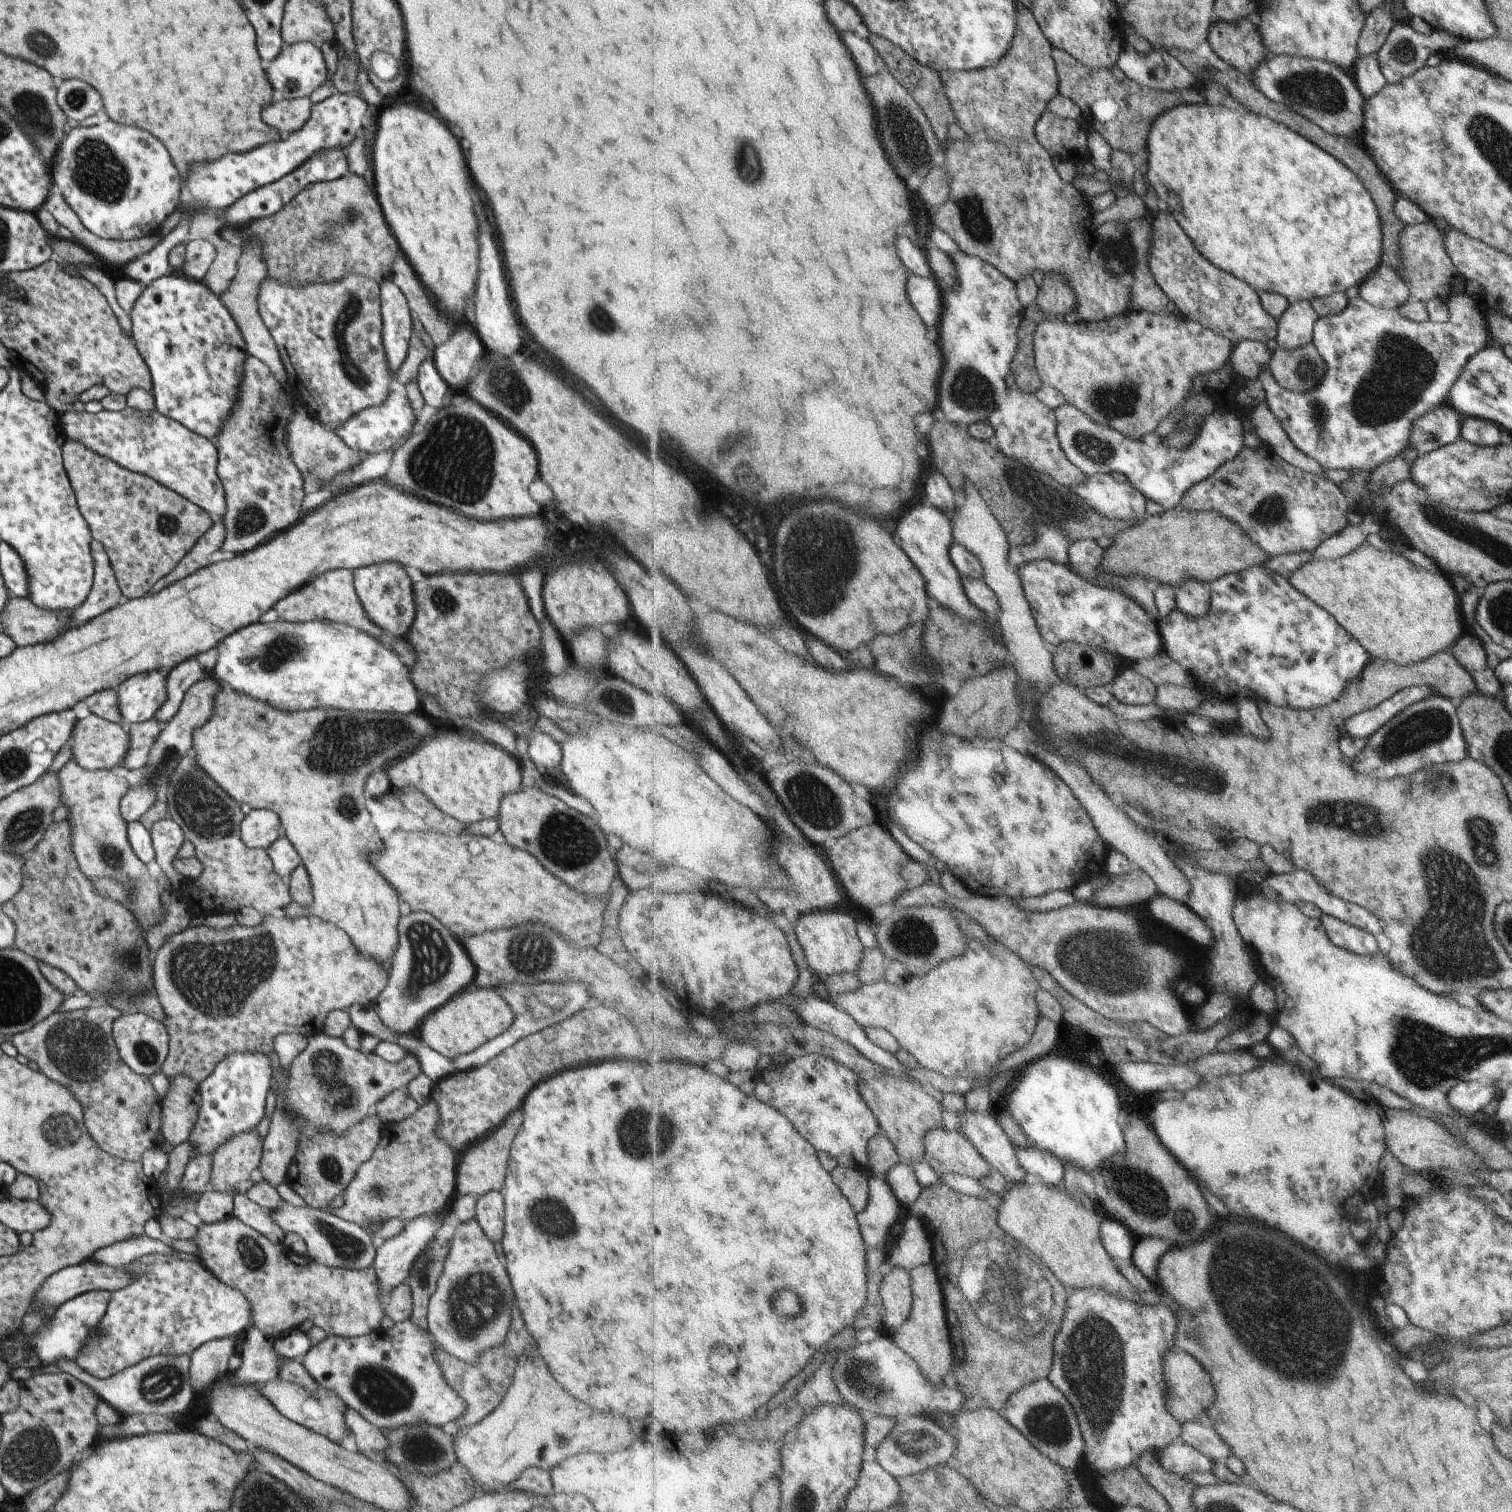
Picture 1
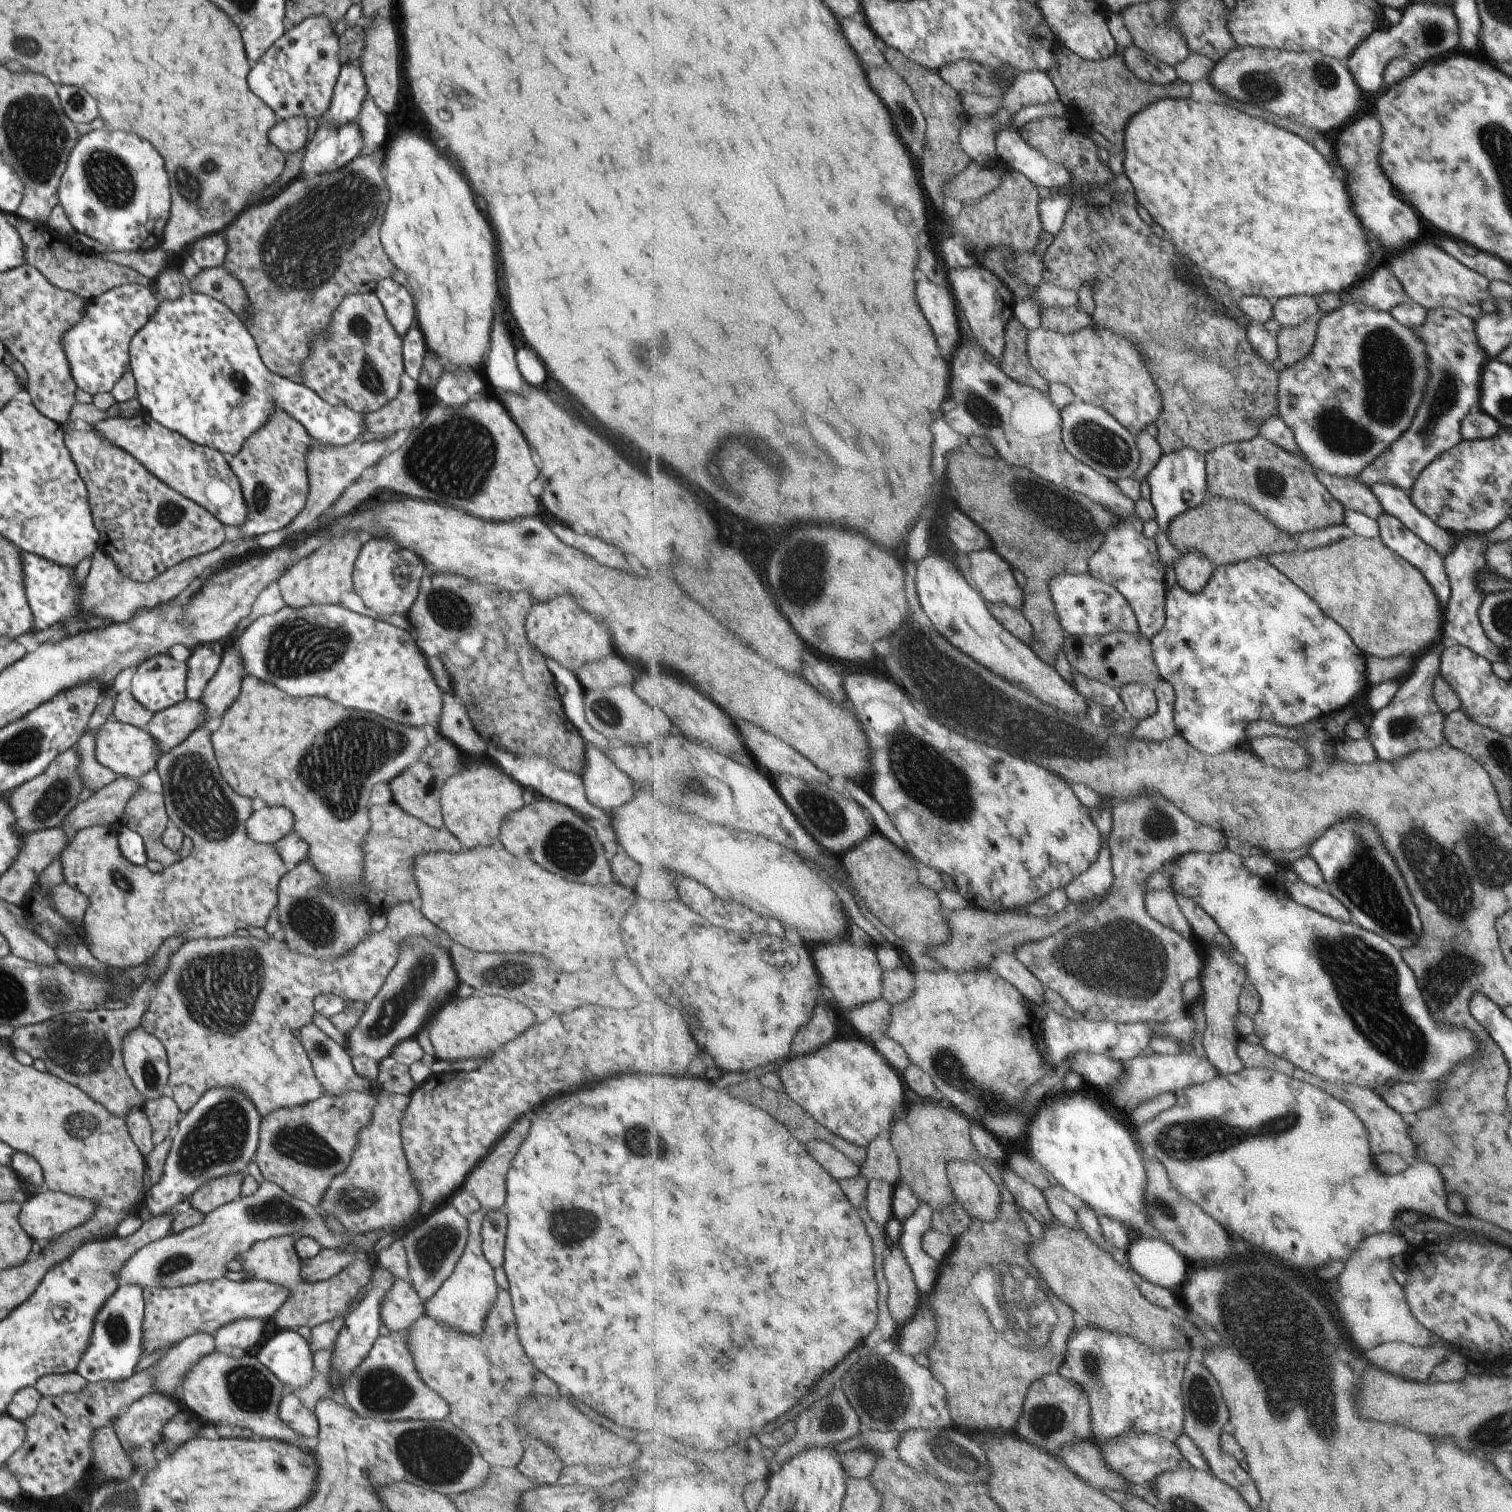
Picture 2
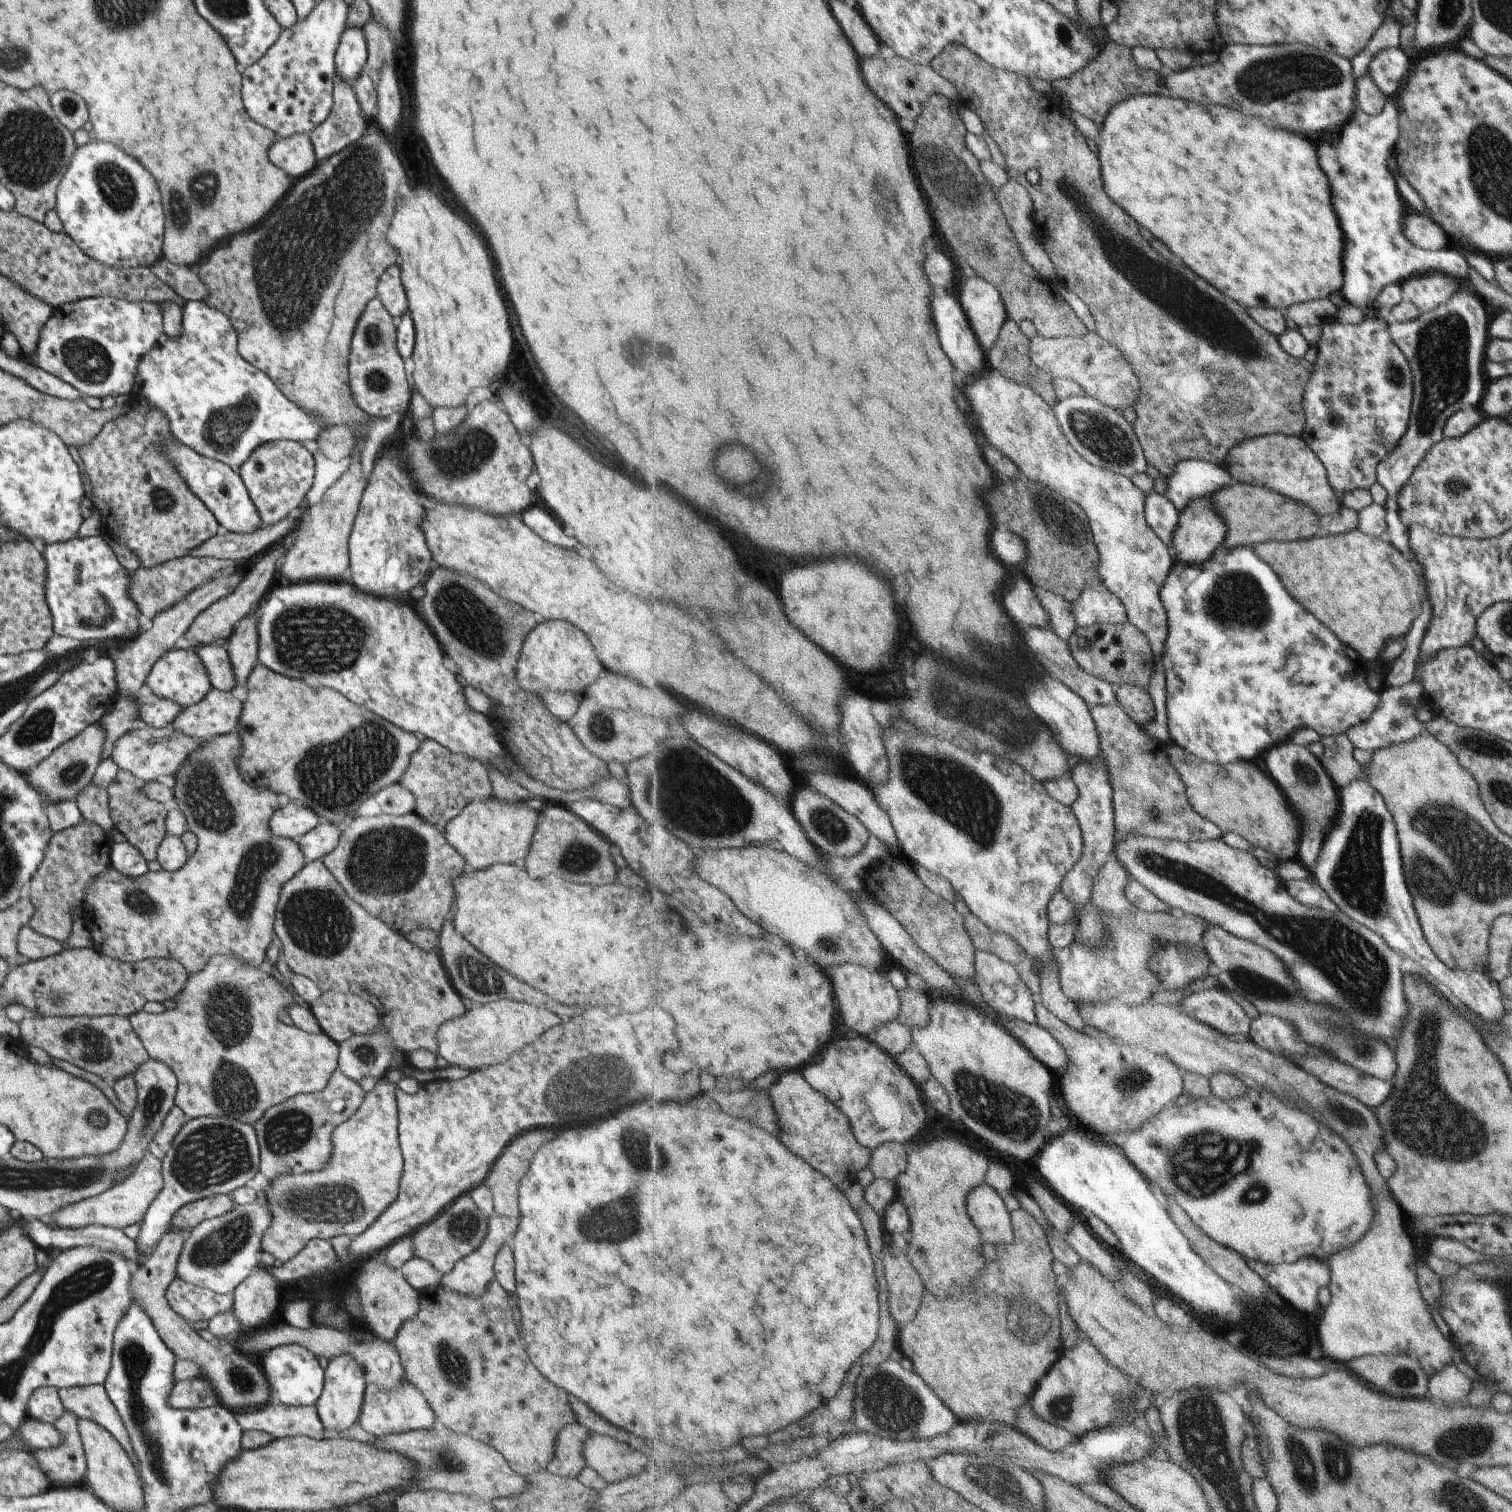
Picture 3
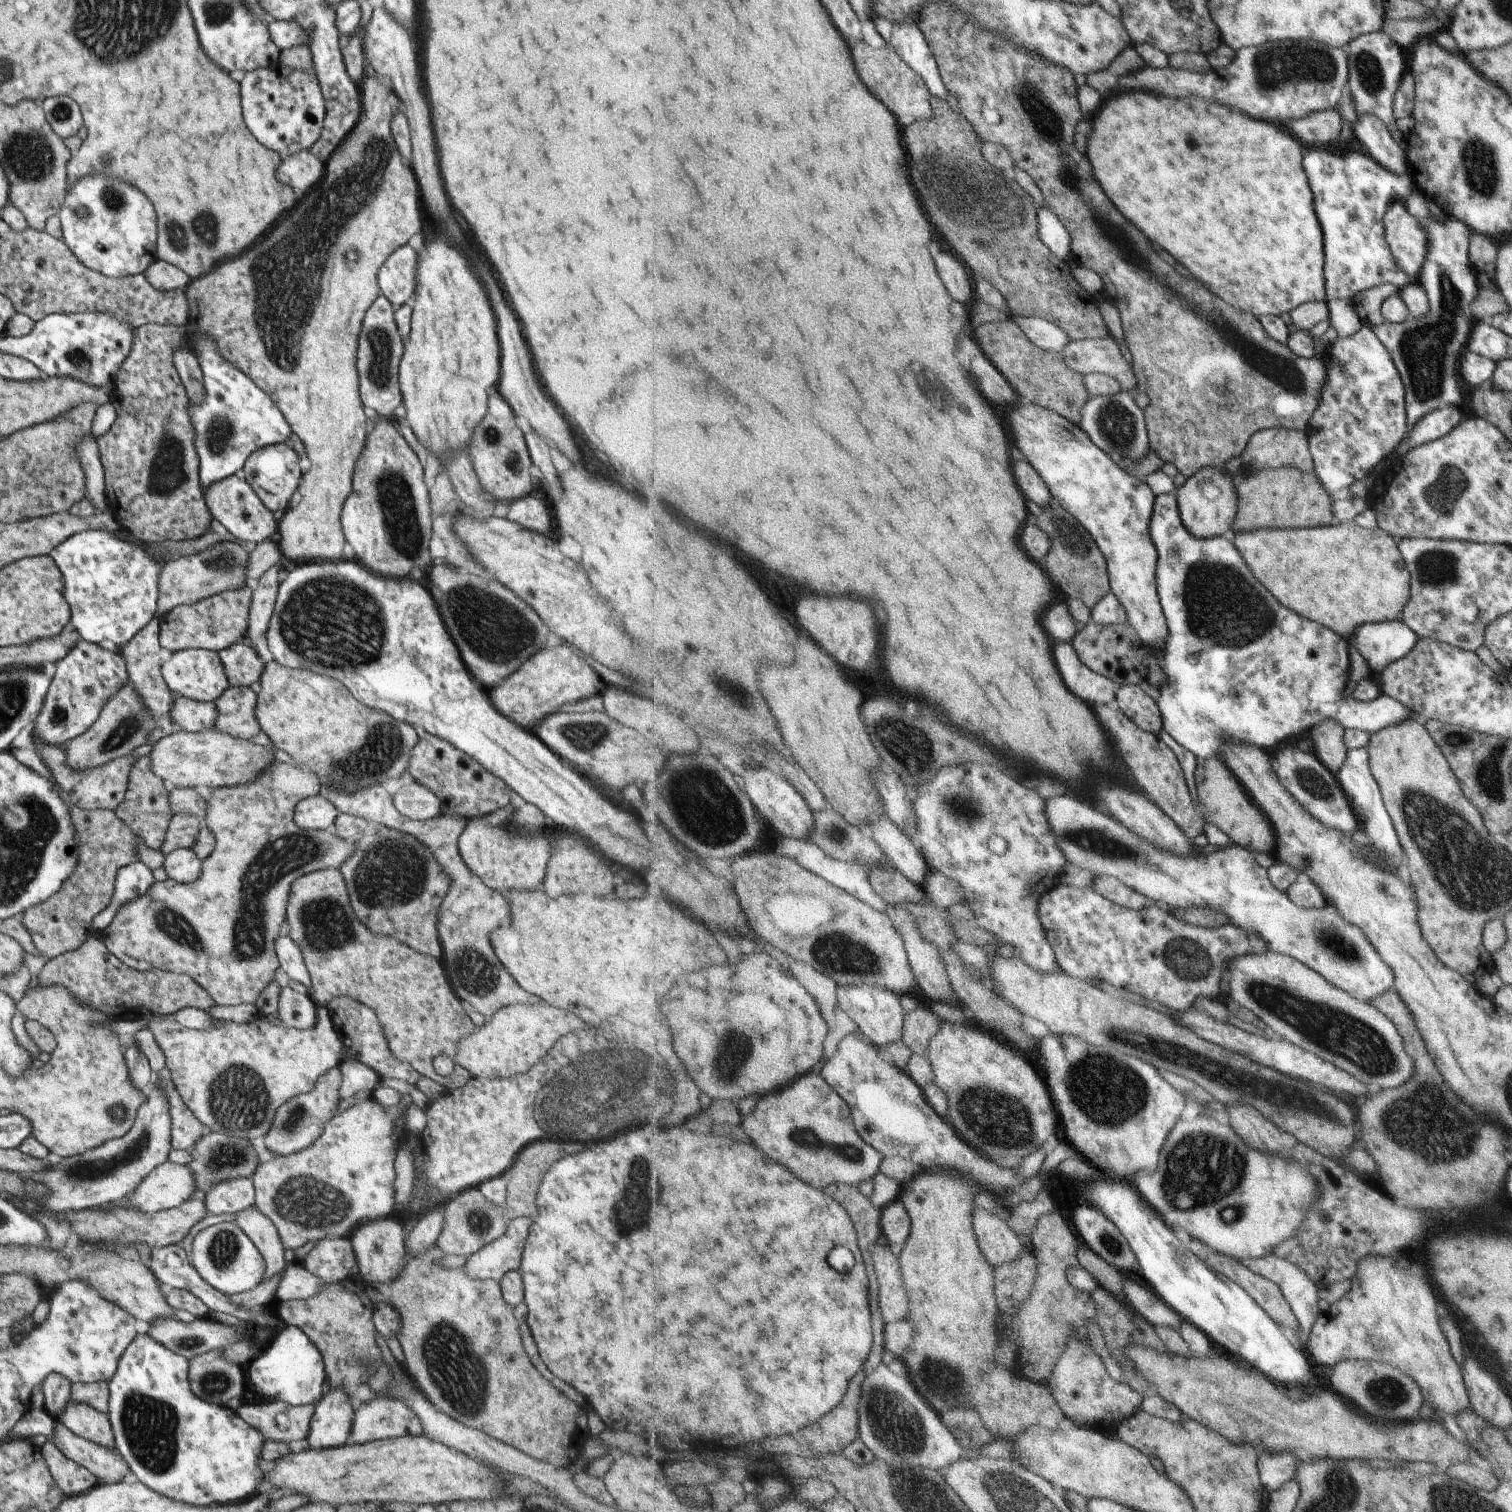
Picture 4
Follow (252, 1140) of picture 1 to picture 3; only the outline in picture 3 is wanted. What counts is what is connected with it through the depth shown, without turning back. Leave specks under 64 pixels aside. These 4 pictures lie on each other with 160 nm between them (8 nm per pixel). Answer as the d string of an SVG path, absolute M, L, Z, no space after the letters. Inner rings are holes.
M215 1194L206 1198L193 1200L183 1204L171 1218L170 1228L175 1230L190 1231L205 1218L214 1218L229 1212L233 1207L230 1194Z

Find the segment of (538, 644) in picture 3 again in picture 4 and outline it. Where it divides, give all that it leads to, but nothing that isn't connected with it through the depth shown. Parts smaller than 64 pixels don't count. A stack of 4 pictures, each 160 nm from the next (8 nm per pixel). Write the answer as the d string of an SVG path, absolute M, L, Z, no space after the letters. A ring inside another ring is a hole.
M558 645L553 650L545 646L528 658L500 684L499 690L487 693L490 705L507 720L529 732L547 715L563 704L572 704L595 695L597 674L583 659L576 656L571 646Z

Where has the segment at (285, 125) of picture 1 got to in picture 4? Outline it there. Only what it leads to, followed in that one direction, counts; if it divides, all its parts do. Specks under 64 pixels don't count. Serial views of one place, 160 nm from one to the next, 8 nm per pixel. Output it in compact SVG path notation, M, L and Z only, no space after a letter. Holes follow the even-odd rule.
M310 151L289 155L276 168L276 178L289 187L299 200L315 183L320 182L324 166Z

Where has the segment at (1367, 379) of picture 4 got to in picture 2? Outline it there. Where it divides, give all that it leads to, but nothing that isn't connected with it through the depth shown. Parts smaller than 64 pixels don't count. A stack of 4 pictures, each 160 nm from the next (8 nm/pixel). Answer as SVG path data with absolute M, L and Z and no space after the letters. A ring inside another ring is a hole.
M1352 299L1346 300L1336 310L1326 313L1317 320L1317 324L1315 324L1313 352L1305 360L1297 362L1293 368L1281 370L1278 381L1278 412L1283 420L1285 420L1287 426L1291 428L1291 432L1295 434L1295 438L1297 438L1303 454L1309 456L1309 460L1313 462L1313 466L1317 470L1321 470L1321 472L1328 473L1329 475L1346 476L1355 479L1379 454L1383 454L1385 448L1397 440L1399 434L1403 434L1403 430L1409 426L1411 418L1415 415L1415 410L1421 403L1423 390L1425 384L1427 384L1427 374L1429 374L1427 372L1427 355L1428 348L1425 347L1424 340L1411 328L1406 328L1399 324L1397 320L1391 317L1389 312L1366 306ZM1371 484L1371 493L1377 498L1384 513L1397 518L1404 528L1411 530L1417 538L1431 546L1436 554L1446 556L1456 546L1449 533L1436 526L1427 515L1423 515L1408 498L1407 492L1391 484Z

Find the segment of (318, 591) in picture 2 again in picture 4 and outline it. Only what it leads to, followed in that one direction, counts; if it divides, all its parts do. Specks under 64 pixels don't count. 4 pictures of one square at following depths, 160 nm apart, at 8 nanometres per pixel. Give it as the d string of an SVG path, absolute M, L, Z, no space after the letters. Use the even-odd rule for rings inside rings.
M375 76L375 78L363 77L361 86L359 86L360 114L356 124L353 125L347 136L334 148L334 151L330 154L330 158L323 164L324 174L320 182L315 183L307 193L297 200L299 202L297 208L293 208L289 212L289 216L283 218L281 224L277 224L267 236L263 236L263 240L259 240L249 252L241 254L241 258L223 262L223 266L218 264L207 274L191 280L184 288L184 295L188 302L189 326L196 327L196 330L200 331L203 335L208 335L211 339L215 339L216 346L220 348L222 358L237 370L244 372L273 401L273 404L280 410L281 416L289 425L292 433L301 441L310 462L307 470L303 474L301 473L298 480L296 491L301 496L299 502L293 507L288 506L278 523L277 531L279 532L279 539L277 540L277 544L282 552L283 563L287 567L306 563L307 561L341 560L345 558L345 554L348 552L347 542L340 527L340 512L343 501L350 491L353 467L364 445L366 437L365 424L367 423L358 391L359 377L356 369L358 334L360 333L360 326L365 311L371 306L371 303L380 292L376 279L379 267L389 254L396 248L403 246L409 240L409 236L415 234L421 228L421 218L419 218L419 204L421 204L421 200L419 200L417 184L415 184L415 178L413 178L411 170L403 166L403 160L399 158L400 154L396 149L390 131L392 112L391 106L387 101L388 88L385 88L387 84L382 77ZM395 168L397 168L397 174L391 174ZM327 214L333 214L335 220L343 220L339 226L341 226L341 230L345 230L345 232L333 232L333 240L329 240L331 248L323 248L323 236L325 236L323 232L311 232L309 230L309 220L315 222L313 218L325 218ZM287 254L289 254L289 258L287 258ZM295 274L299 274L299 278L295 278ZM307 280L319 280L319 282L317 282L317 286L313 286Z

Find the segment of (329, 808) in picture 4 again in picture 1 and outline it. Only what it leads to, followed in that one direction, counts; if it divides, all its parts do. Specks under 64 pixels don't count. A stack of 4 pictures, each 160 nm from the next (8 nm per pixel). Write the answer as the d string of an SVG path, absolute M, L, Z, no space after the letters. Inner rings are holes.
M251 809L239 824L239 840L249 849L265 849L281 835L279 818L268 809Z

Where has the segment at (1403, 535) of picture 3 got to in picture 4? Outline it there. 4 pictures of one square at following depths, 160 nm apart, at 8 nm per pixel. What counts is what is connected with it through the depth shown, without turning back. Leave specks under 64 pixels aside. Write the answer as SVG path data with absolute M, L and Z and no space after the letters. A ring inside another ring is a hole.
M1415 194L1413 202L1405 202L1403 206L1414 221L1425 228L1426 251L1415 280L1426 292L1428 311L1419 318L1407 318L1400 323L1384 320L1371 329L1395 363L1405 390L1409 390L1405 410L1409 410L1410 429L1424 414L1447 404L1457 404L1461 402L1461 396L1466 395L1456 364L1465 350L1466 338L1474 322L1468 316L1468 306L1477 294L1479 278L1469 266L1468 236L1471 230L1465 224L1445 214L1443 221L1438 222L1429 214L1425 202Z

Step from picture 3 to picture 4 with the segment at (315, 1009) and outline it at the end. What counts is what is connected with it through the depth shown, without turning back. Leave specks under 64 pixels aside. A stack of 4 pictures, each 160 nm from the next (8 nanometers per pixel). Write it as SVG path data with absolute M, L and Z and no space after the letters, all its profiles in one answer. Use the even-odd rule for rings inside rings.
M343 995L333 997L326 1006L340 1042L352 1052L357 1061L373 1069L381 1078L393 1078L393 1080L401 1080L401 1082L407 1082L407 1084L416 1084L419 1077L418 1072L413 1070L406 1062L401 1062L390 1054L380 1022L371 1008Z

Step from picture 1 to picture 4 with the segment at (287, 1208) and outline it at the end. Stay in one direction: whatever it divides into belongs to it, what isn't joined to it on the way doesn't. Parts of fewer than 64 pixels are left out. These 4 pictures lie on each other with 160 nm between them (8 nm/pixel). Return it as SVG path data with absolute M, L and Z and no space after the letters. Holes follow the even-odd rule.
M232 1221L205 1227L191 1242L191 1266L211 1288L232 1297L255 1288L264 1278L264 1260L246 1234Z

